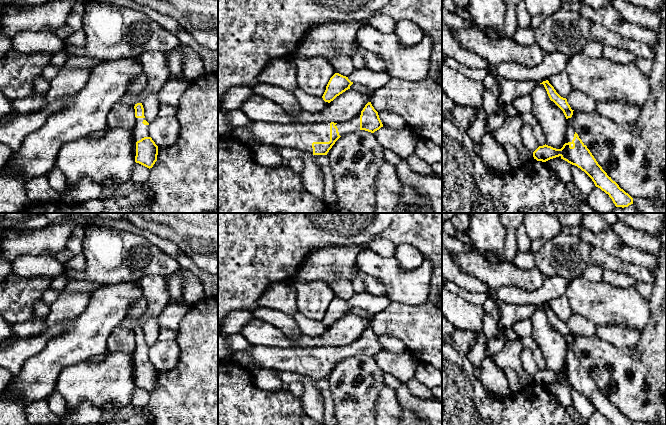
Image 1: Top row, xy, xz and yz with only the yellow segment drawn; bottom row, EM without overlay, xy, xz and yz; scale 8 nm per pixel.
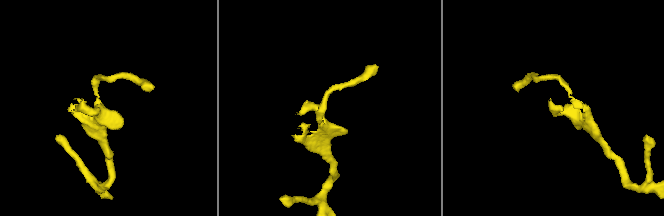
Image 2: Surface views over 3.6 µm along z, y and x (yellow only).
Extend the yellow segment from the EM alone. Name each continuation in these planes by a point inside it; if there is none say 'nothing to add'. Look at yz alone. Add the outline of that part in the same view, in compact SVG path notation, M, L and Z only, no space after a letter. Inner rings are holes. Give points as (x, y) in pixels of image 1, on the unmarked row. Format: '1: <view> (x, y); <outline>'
1: yz (570, 355); M571 342L567 343L567 353L566 353L566 362L565 367L572 366L575 358L575 353L573 352L571 348Z

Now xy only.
1: xy (140, 355); M136 342L136 349L134 352L134 356L131 360L134 381L136 380L136 366L141 364L144 361L150 361L149 349L144 349L142 347L144 344L145 344L145 342Z

